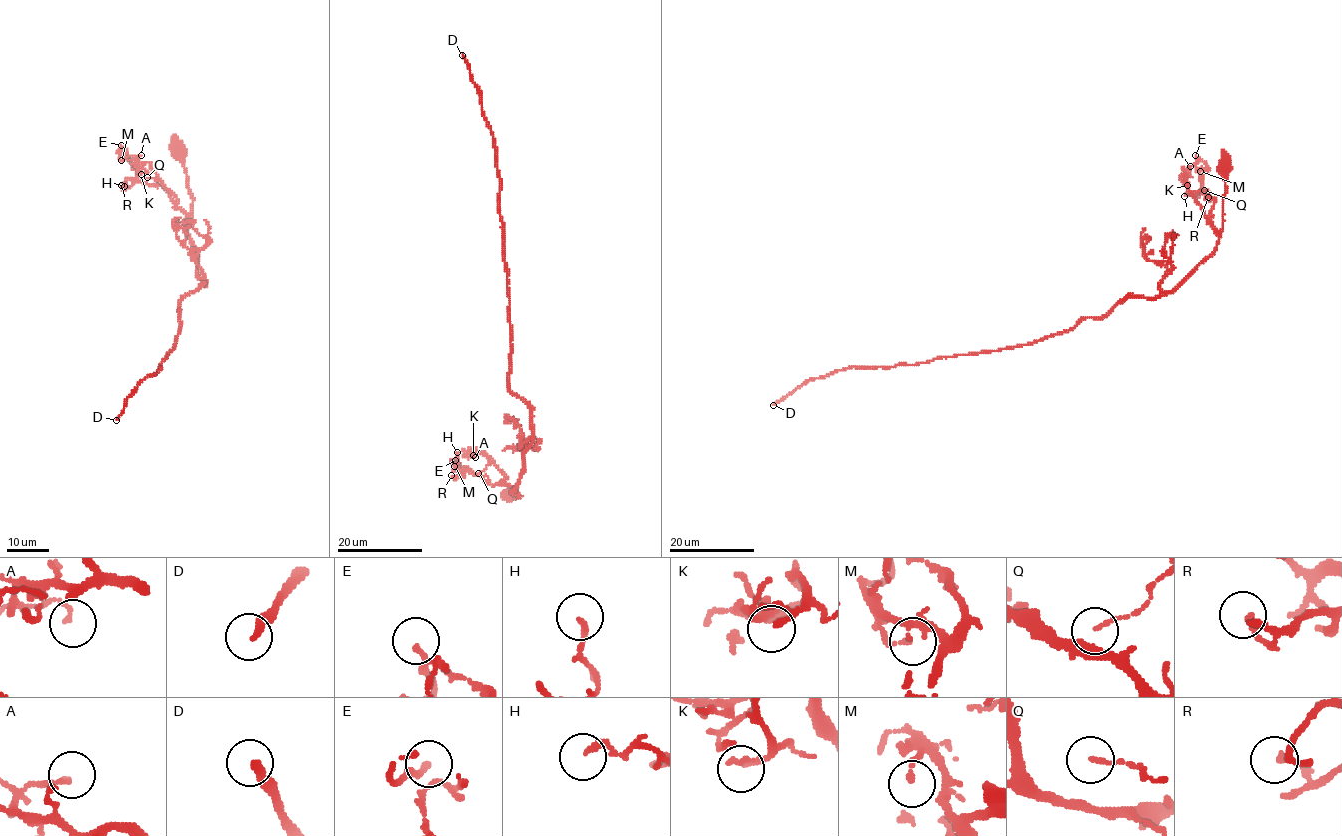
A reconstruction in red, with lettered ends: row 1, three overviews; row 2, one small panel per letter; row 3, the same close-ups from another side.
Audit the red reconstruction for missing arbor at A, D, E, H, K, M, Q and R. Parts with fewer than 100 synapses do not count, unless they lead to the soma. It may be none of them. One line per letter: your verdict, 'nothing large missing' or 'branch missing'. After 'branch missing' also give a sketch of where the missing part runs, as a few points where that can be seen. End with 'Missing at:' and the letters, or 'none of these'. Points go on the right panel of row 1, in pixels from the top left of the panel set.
A: nothing large missing
D: branch missing
E: nothing large missing
H: nothing large missing
K: nothing large missing
M: nothing large missing
Q: nothing large missing
R: nothing large missing
Missing at: D

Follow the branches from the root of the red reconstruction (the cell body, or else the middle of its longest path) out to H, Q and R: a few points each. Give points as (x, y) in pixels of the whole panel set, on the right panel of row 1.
H: (1224, 165), (1223, 226), (1219, 233), (1212, 225), (1214, 199), (1202, 190), (1197, 196), (1184, 196)
Q: (1224, 165), (1223, 226), (1219, 233), (1192, 194), (1204, 190)
R: (1224, 165), (1225, 194), (1219, 233), (1211, 220), (1214, 200), (1204, 189), (1208, 197)

